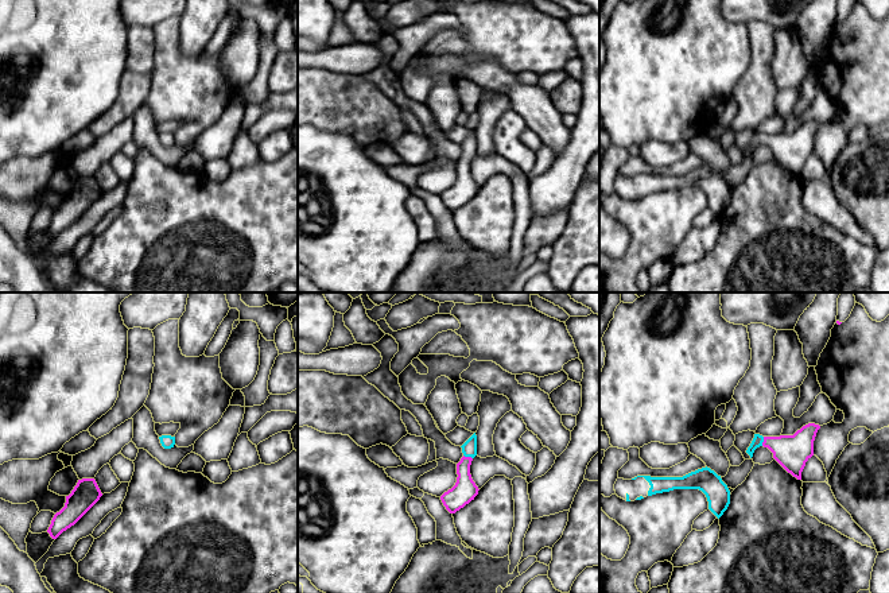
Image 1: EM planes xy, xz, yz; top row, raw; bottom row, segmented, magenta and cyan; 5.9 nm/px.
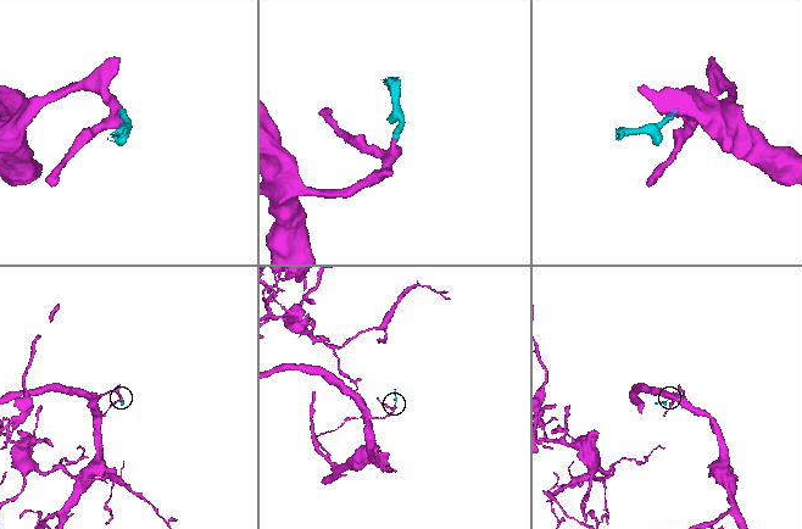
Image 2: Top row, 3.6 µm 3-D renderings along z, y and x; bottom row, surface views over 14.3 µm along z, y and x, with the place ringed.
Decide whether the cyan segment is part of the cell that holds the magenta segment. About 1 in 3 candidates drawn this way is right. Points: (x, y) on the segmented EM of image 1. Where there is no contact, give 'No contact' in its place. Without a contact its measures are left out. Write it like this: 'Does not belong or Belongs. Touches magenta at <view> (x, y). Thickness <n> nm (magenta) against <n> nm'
Belongs. Touches magenta at xz (468, 457). Thickness 140 nm (magenta) against 90 nm

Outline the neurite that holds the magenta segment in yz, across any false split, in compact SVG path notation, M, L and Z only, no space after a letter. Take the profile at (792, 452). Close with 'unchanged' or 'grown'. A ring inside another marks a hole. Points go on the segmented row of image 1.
M808 423L797 430L793 435L762 437L754 434L754 438L746 453L753 457L757 447L768 447L773 458L793 477L801 480L801 472L805 462L814 456L814 441L819 425Z | grown

